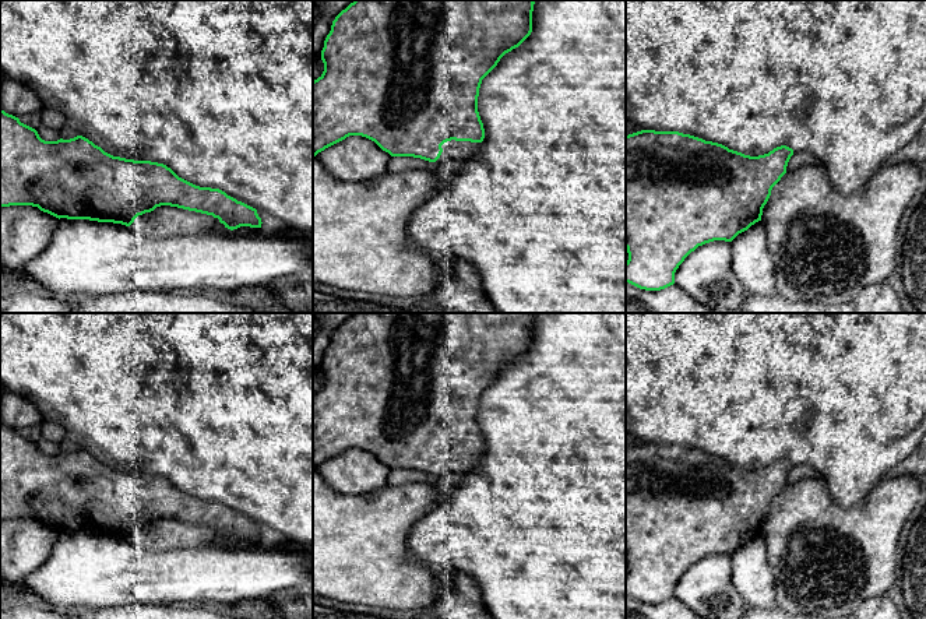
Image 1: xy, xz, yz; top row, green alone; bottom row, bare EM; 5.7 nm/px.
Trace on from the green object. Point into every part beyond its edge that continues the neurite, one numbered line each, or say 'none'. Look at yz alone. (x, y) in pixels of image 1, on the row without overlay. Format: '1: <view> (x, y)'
none

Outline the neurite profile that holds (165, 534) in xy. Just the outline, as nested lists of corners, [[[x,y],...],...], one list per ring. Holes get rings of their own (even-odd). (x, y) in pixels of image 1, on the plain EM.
[[[161,518],[151,525],[138,528],[130,539],[140,548],[155,552],[205,546],[249,551],[263,546],[261,541],[250,539],[230,544],[212,528],[170,518]]]

